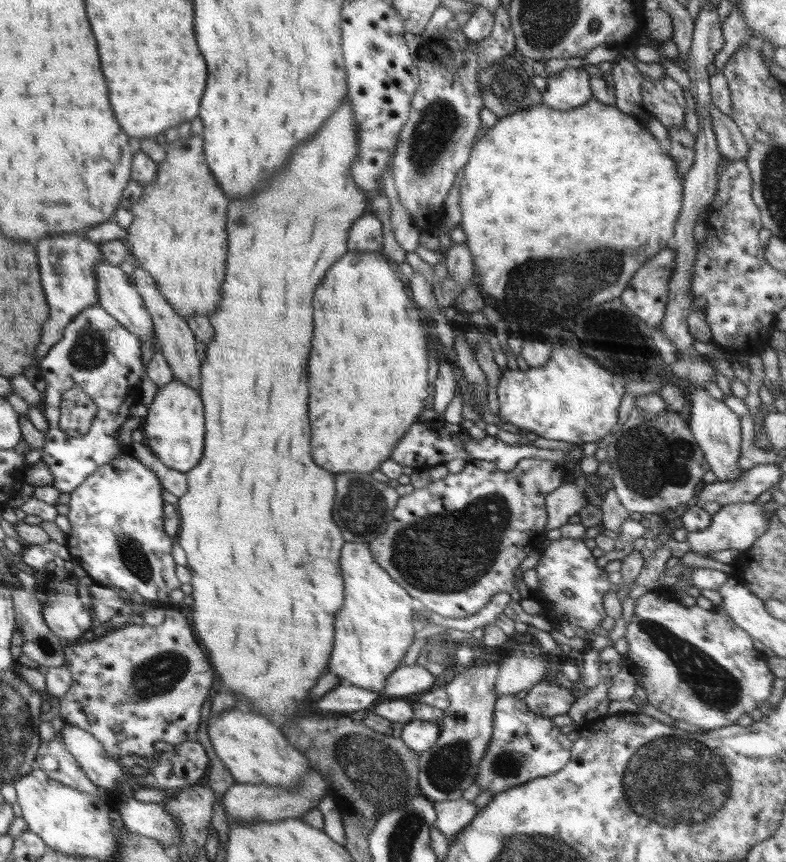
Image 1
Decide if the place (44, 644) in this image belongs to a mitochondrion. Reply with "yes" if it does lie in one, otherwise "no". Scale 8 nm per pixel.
yes

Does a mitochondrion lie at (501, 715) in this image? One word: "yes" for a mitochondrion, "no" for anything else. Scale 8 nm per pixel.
no

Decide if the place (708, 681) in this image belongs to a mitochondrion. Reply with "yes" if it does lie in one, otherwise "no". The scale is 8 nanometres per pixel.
yes

